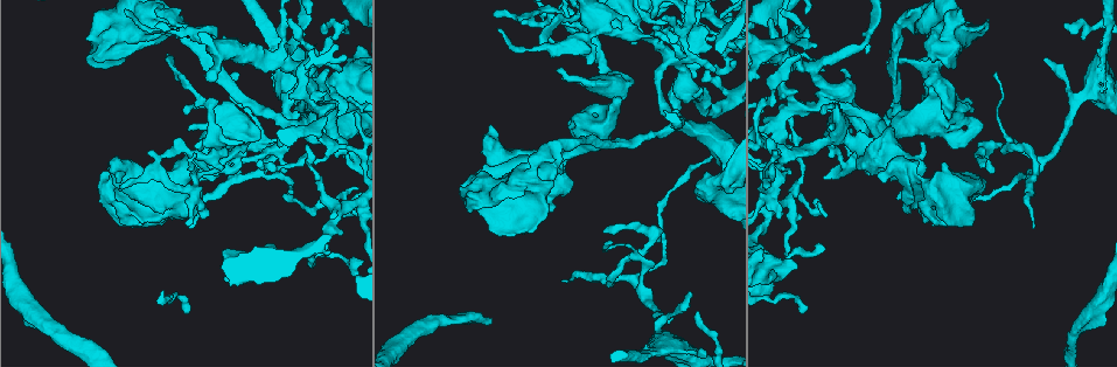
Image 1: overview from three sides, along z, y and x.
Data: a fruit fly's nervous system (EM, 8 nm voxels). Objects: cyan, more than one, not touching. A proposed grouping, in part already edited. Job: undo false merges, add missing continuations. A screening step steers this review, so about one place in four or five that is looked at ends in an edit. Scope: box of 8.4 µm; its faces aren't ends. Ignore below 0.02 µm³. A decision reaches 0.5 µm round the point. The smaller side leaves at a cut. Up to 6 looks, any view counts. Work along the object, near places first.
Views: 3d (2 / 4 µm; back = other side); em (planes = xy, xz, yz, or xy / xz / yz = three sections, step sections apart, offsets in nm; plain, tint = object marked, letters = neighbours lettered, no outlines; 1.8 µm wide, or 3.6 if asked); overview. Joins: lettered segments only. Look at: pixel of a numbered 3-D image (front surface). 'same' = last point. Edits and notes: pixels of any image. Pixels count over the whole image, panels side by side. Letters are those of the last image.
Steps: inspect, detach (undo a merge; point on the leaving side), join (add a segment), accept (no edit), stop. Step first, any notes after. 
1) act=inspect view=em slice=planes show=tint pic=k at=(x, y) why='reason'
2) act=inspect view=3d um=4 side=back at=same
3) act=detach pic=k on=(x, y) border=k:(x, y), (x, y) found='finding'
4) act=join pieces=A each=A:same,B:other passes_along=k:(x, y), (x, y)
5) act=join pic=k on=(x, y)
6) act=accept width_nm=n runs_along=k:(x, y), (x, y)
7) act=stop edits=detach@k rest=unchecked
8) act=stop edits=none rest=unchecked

act=inspect view=3d um=4 pic=1 at=(782, 143) why='a fork'

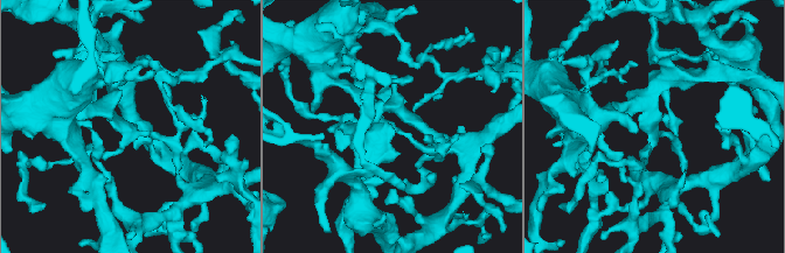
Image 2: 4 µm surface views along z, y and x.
act=inspect view=em slice=planes show=letters pic=2 at=(123, 131) arms=3 why='now the EM'

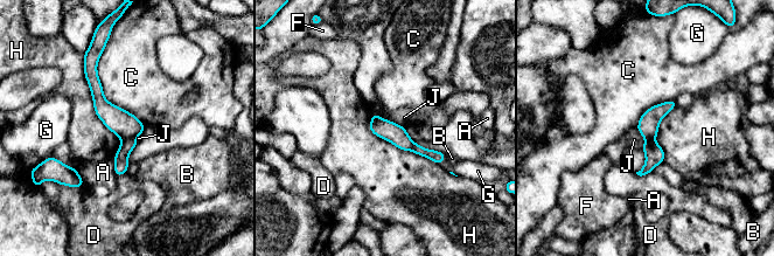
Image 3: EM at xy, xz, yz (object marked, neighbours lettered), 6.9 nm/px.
act=detach pic=3 on=(121, 163) each=A:other,B:other,C:other,D:other,F:other,G:other,H:other,J:other found='two neurons meet here'

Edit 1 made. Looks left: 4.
act=inspect view=overview

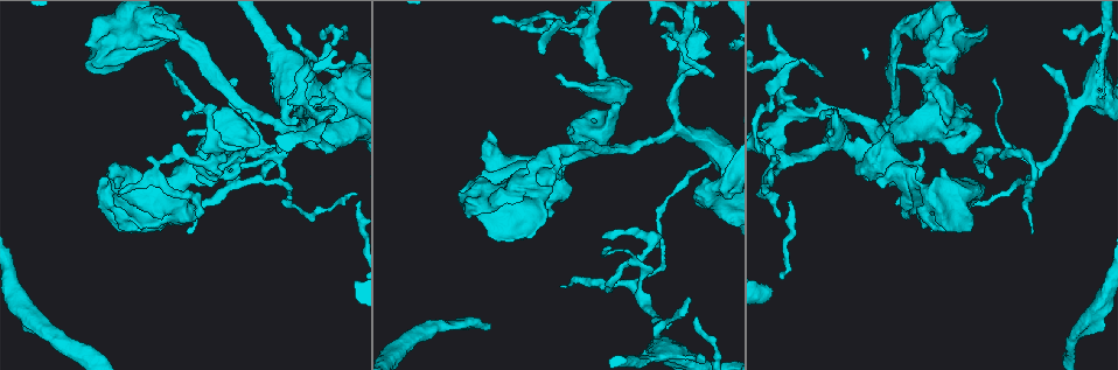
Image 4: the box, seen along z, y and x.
act=inspect view=3d um=4 pic=4 at=(225, 178) why='branch stops here'

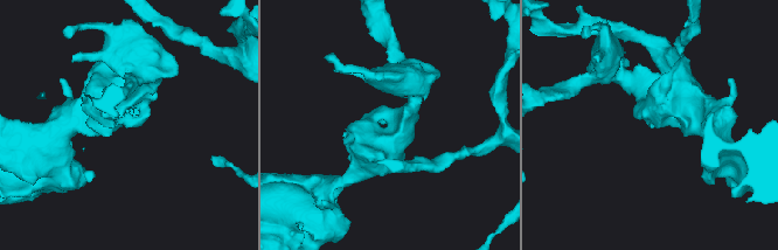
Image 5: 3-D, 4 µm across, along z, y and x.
act=inspect view=em slice=xz step=16 show=letters pic=5 at=(126, 126) why='now the EM'

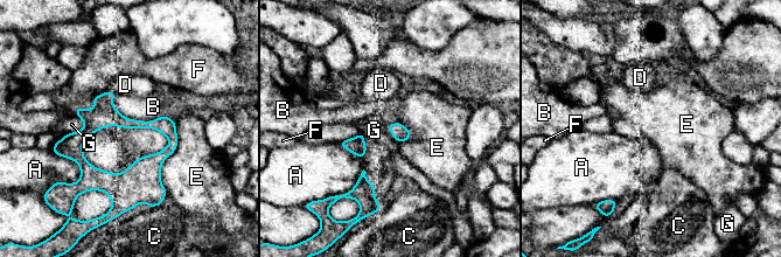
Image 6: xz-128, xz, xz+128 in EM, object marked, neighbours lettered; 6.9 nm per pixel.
act=accept each=A:other,B:other,C:other,D:other,E:other,F:other,G:other border=6:(85, 123), (81, 129), (68, 133) found='no lettered segment goes on from it'

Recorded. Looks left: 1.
act=stop edits=detach@3 rest=unchecked

